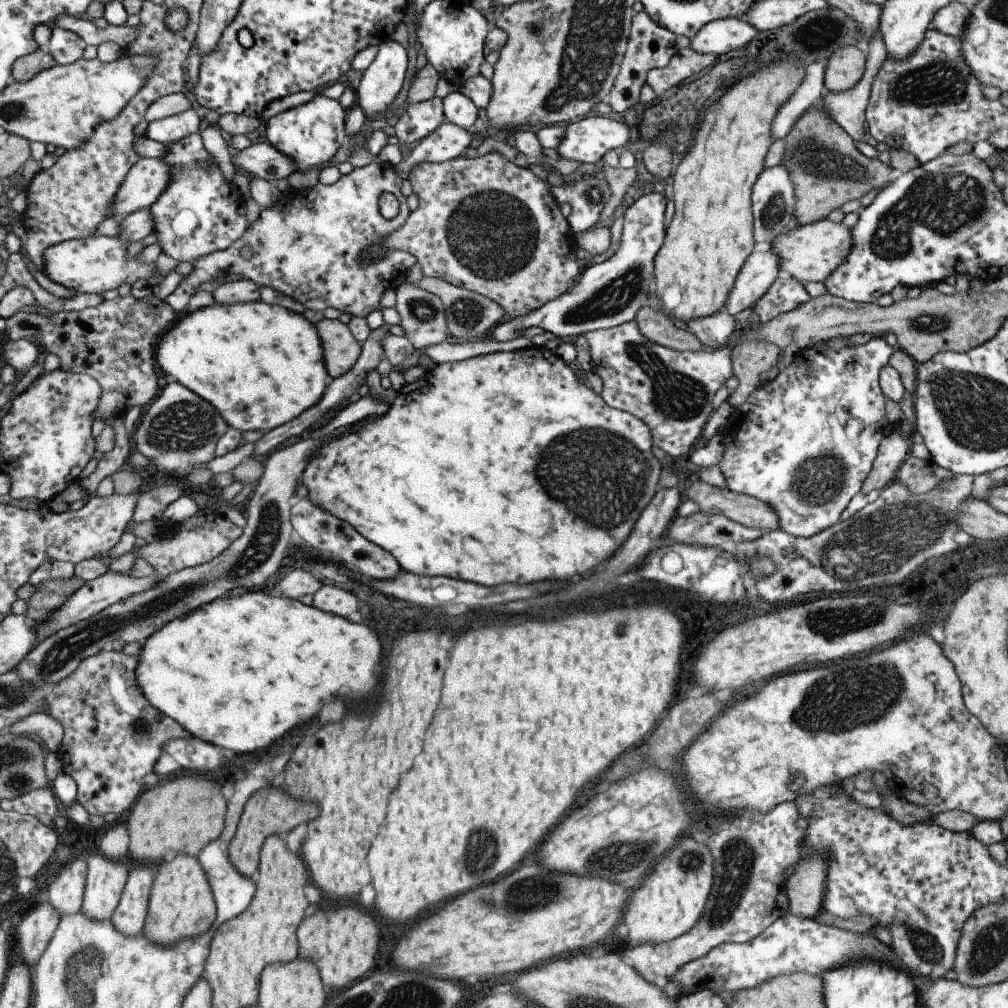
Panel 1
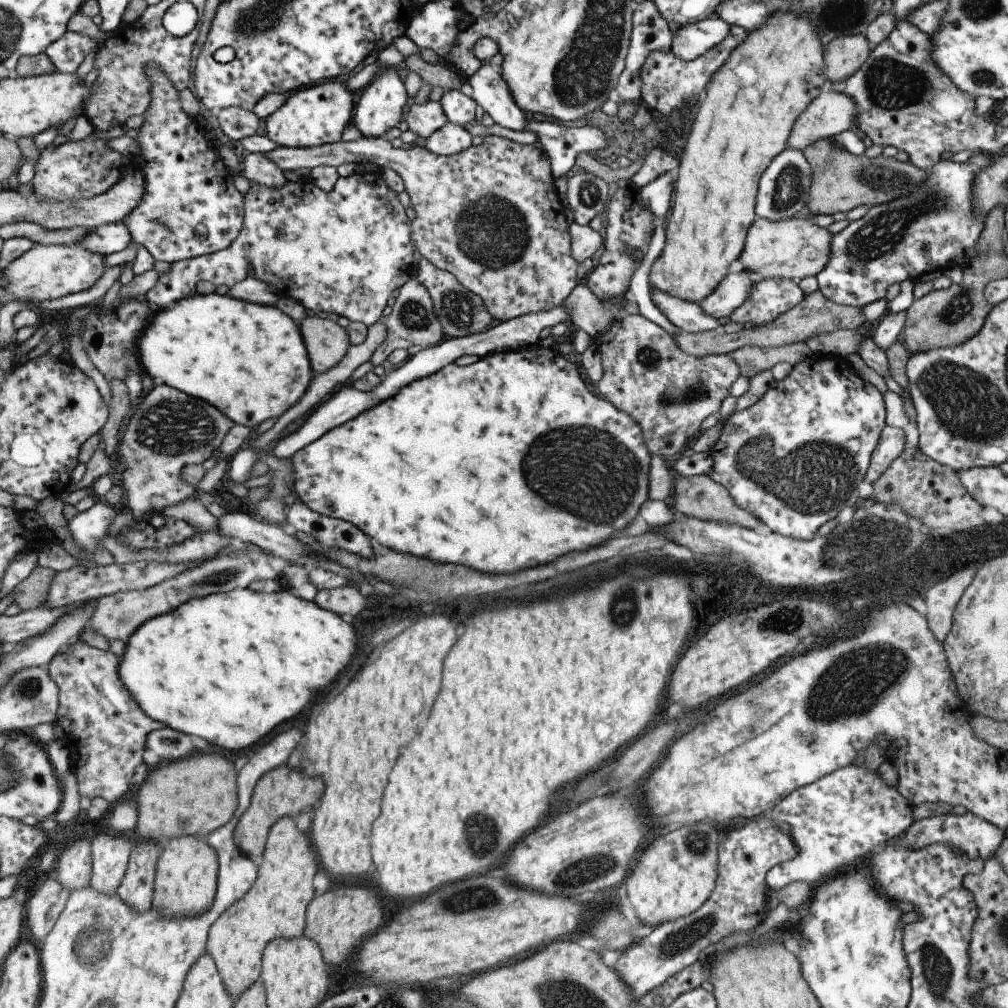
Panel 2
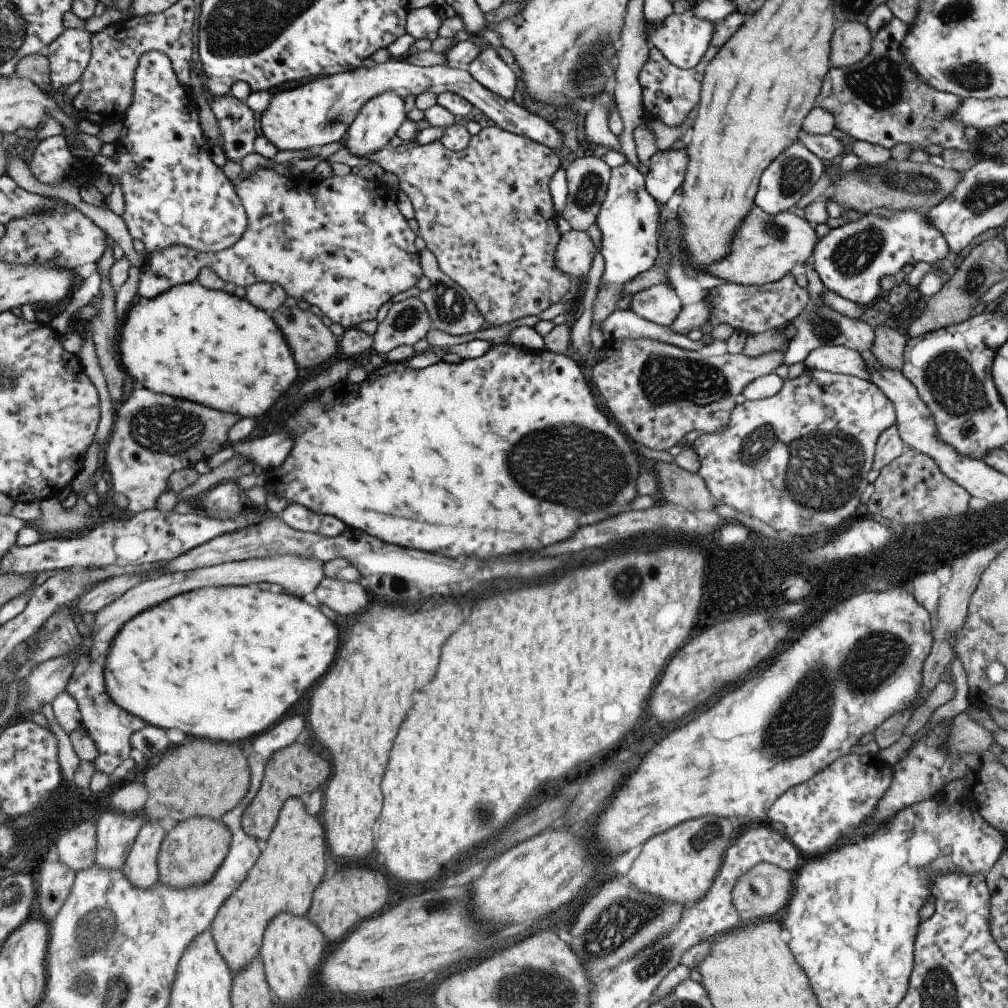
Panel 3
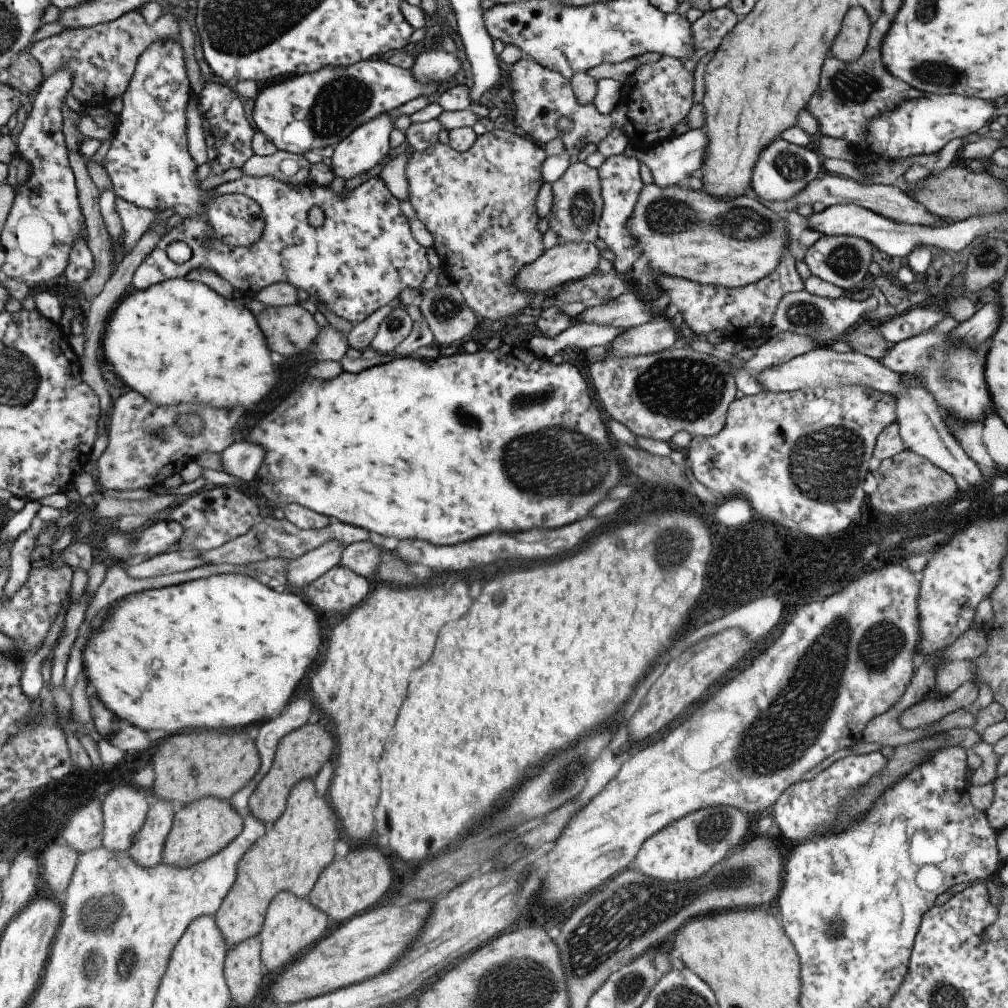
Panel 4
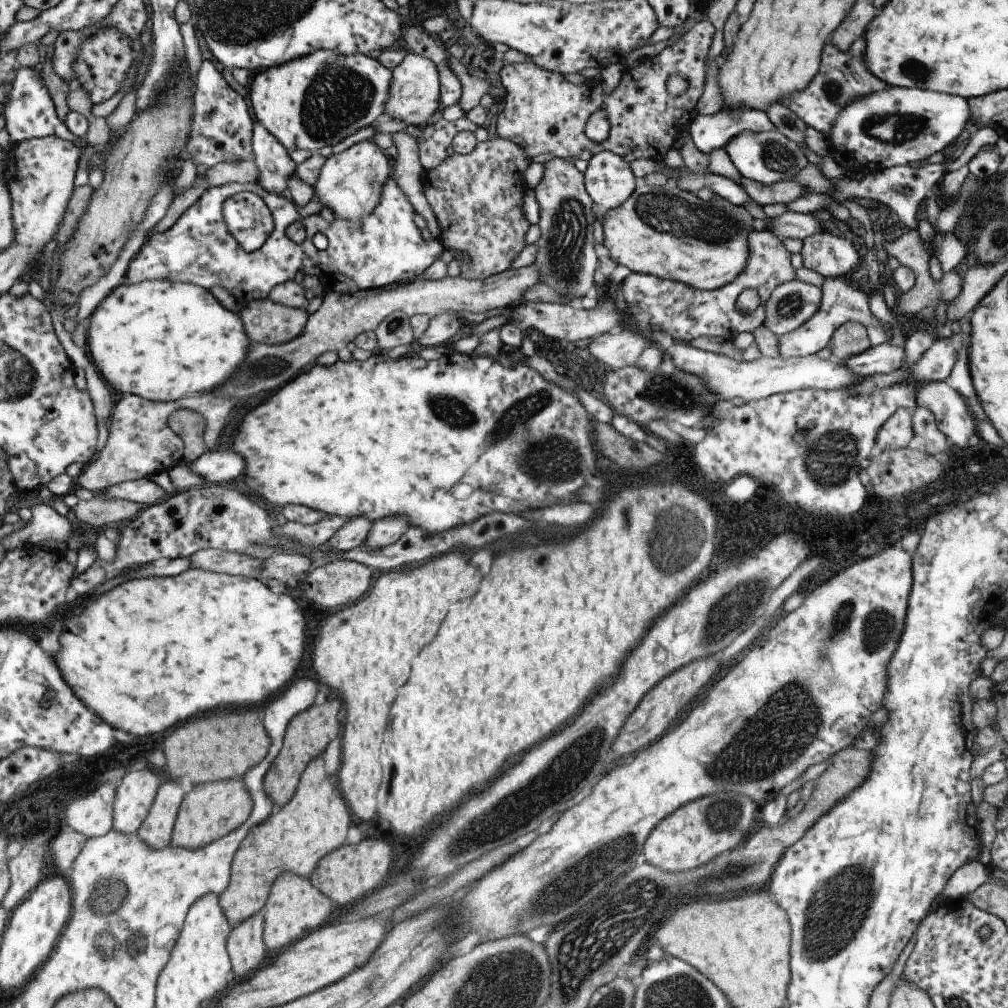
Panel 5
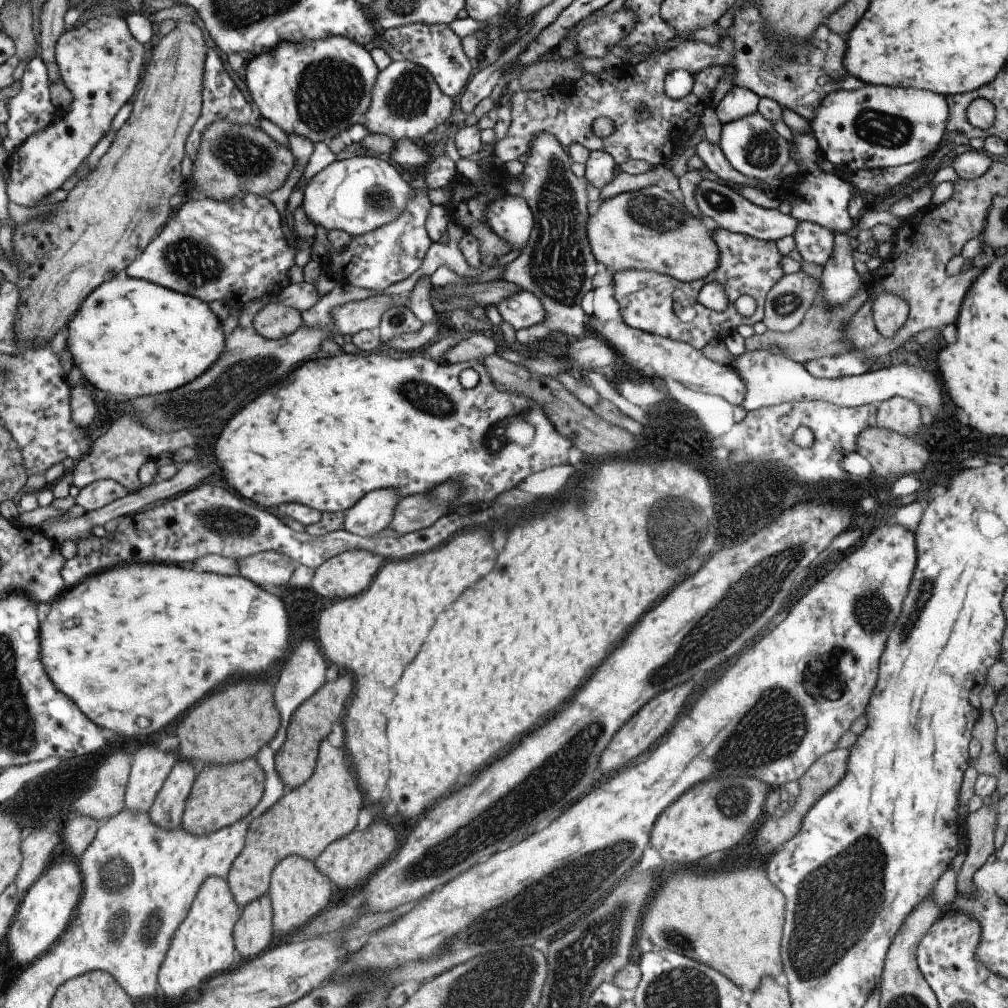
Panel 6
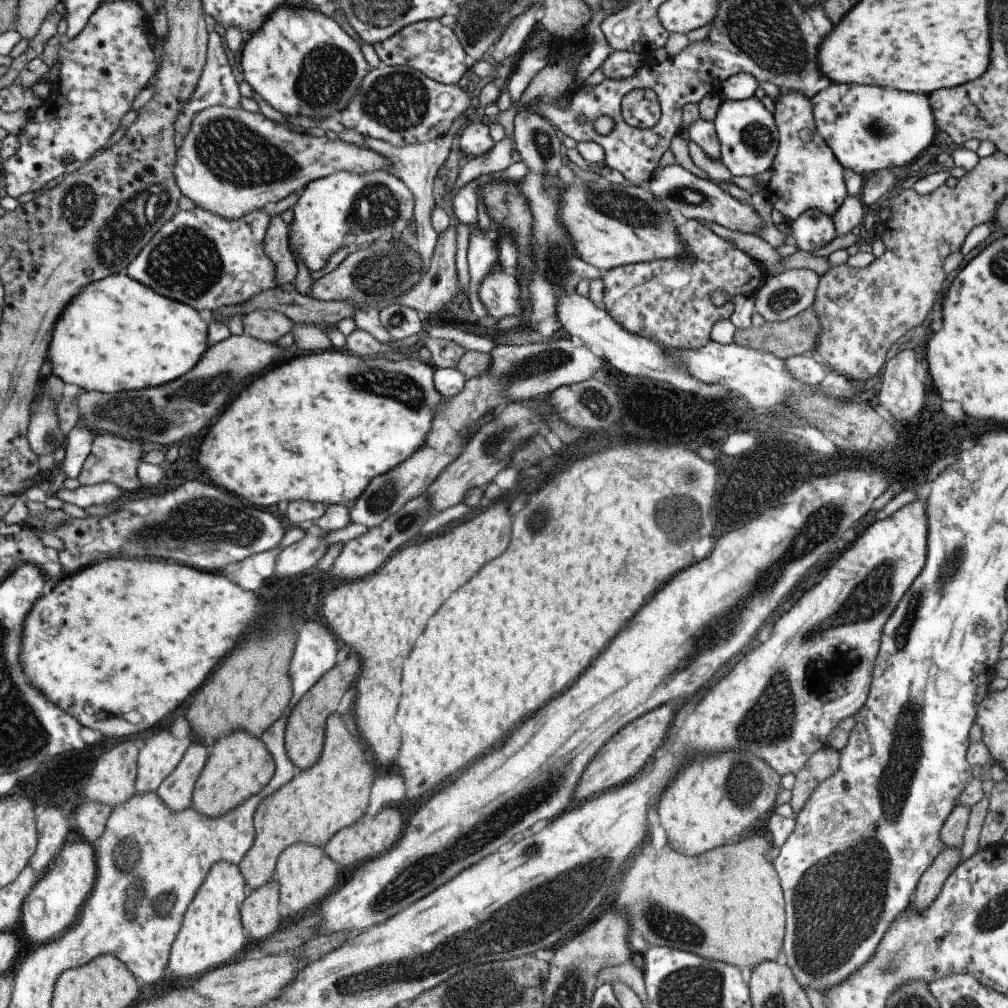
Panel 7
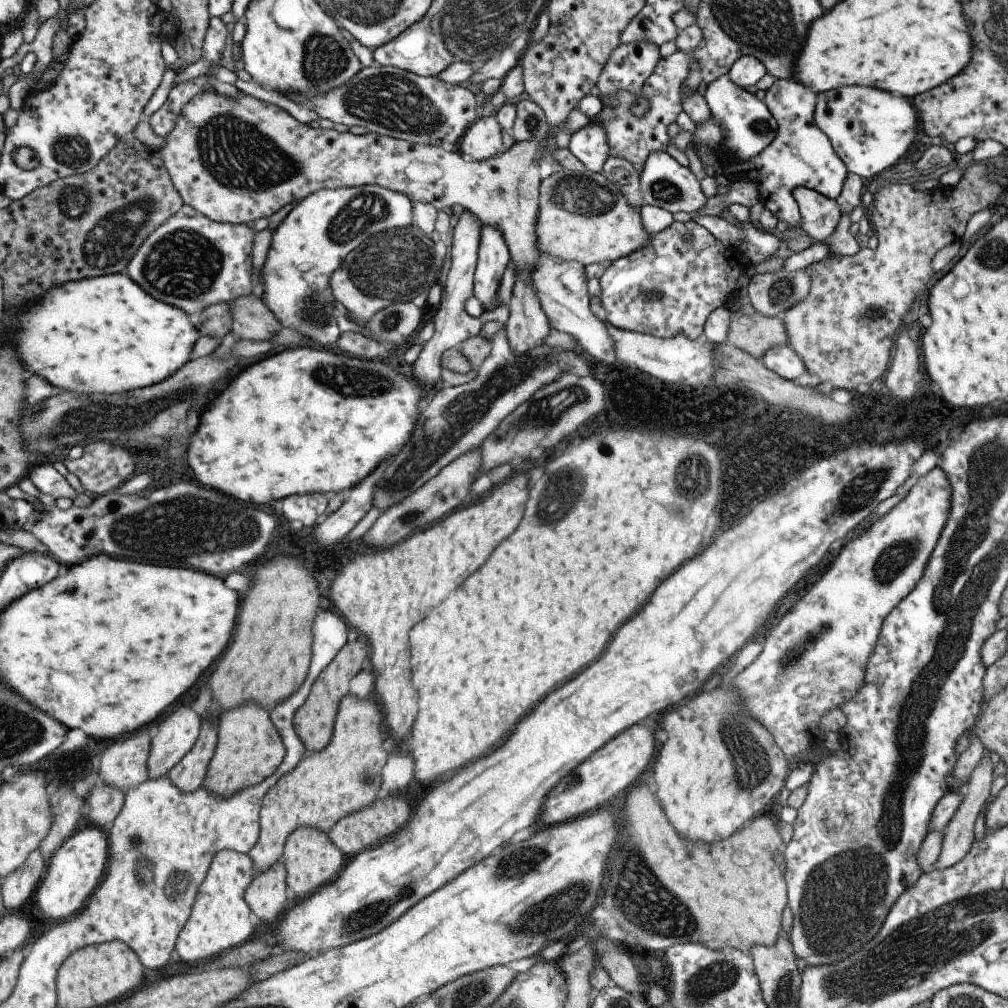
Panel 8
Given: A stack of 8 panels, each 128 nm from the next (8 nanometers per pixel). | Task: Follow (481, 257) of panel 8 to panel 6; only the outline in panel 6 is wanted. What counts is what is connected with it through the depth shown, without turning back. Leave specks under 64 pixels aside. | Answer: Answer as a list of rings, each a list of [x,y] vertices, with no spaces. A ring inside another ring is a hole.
[[[522,290],[506,300],[496,304],[496,310],[500,312],[503,320],[508,322],[514,330],[528,328],[534,324],[542,324],[546,320],[546,310],[540,304],[540,300],[534,294]]]

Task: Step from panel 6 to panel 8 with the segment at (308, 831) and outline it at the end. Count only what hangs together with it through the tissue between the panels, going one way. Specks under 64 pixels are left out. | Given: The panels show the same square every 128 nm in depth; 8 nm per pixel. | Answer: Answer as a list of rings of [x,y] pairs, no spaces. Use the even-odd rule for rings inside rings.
[[[348,694],[339,703],[330,743],[321,752],[306,754],[292,773],[282,776],[266,792],[259,813],[259,840],[247,854],[255,865],[256,873],[264,873],[282,860],[286,840],[294,830],[309,827],[322,833],[330,833],[342,818],[359,812],[377,800],[381,788],[381,773],[389,758],[389,753],[382,749],[382,744],[387,738],[386,732],[388,730],[383,722],[381,707],[377,704],[374,694],[363,700]]]

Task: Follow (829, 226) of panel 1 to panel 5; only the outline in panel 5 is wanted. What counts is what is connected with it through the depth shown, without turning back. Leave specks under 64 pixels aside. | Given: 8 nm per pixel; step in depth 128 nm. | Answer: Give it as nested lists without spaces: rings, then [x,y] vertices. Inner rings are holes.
[[[637,178],[636,183],[637,188],[630,199],[604,217],[602,249],[617,264],[627,267],[631,273],[655,275],[706,291],[731,284],[746,269],[751,254],[749,235],[754,230],[754,219],[744,205],[735,206],[724,199],[705,201],[698,194],[680,190],[673,181],[660,188],[647,186],[643,178]]]

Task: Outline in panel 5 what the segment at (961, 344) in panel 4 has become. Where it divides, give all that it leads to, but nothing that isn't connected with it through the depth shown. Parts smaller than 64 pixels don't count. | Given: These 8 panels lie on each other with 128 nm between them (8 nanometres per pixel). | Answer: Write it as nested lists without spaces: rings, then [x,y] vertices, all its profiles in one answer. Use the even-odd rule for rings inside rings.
[[[885,343],[876,346],[872,344],[869,350],[844,362],[851,371],[862,376],[875,373],[888,375],[899,370],[905,364],[905,359],[904,347]]]

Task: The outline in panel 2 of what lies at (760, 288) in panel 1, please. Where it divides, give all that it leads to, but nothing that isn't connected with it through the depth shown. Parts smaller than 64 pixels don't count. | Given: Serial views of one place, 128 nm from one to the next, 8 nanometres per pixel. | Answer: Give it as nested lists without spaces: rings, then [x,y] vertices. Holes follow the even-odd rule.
[[[736,259],[730,265],[724,280],[718,284],[718,288],[714,288],[714,292],[699,303],[700,308],[716,320],[726,318],[734,309],[742,306],[744,300],[748,300],[756,281],[756,276],[744,270]]]

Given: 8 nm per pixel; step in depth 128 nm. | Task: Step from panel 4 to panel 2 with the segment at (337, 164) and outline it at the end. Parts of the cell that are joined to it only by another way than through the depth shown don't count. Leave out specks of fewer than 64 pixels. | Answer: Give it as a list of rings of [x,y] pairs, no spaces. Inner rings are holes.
[[[387,67],[364,88],[358,91],[354,105],[354,119],[351,124],[360,130],[364,138],[383,137],[388,130],[400,125],[402,116],[406,115],[408,92],[404,80],[400,79],[396,68]]]

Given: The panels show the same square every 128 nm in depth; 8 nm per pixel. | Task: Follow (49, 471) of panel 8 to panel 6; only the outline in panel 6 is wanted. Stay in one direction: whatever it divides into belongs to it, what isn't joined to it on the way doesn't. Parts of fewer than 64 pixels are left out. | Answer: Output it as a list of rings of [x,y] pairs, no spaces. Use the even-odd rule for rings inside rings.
[[[101,479],[82,488],[75,499],[85,511],[94,511],[125,498],[129,493],[122,484],[112,479]]]

